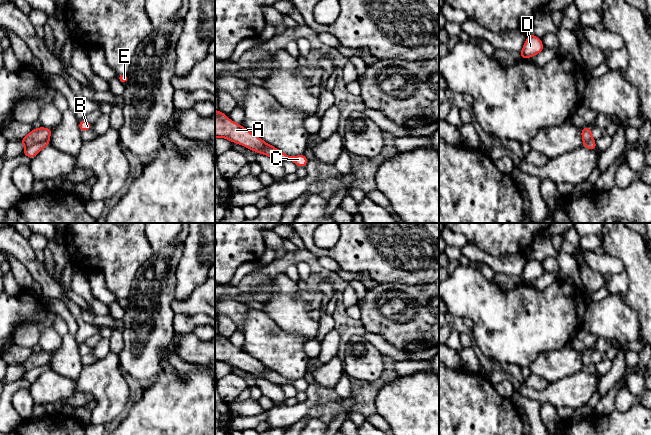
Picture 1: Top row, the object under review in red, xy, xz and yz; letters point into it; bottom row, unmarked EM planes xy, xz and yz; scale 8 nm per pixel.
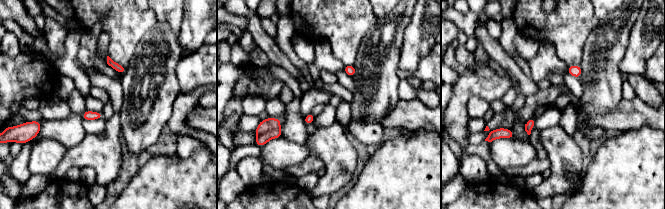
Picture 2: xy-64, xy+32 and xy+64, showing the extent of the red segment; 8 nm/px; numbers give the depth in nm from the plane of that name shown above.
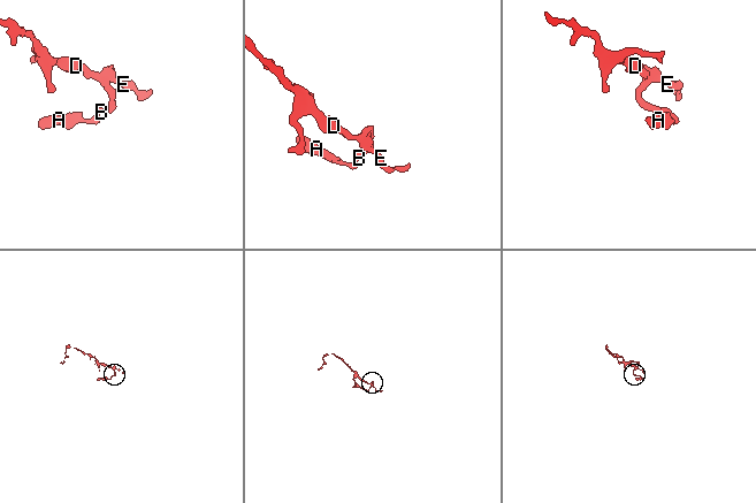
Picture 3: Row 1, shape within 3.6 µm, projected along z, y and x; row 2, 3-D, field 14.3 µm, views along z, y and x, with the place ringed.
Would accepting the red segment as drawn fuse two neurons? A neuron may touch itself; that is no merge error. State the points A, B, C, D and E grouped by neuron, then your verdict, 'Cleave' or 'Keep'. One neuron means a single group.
Groups: A / B C D E. Cleave

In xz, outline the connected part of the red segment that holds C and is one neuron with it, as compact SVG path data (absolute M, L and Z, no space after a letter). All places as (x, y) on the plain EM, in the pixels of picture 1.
M266 367L266 372L262 378L264 378L272 383L275 383L277 385L290 384L293 387L295 387L298 392L299 391L306 392L307 387L308 387L308 382L305 380L304 377L301 379L297 379L297 380L287 379L287 378L281 376L276 371L269 369L268 367Z

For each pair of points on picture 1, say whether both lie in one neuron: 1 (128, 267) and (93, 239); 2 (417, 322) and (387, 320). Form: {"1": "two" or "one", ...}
{"1": "one", "2": "one"}

